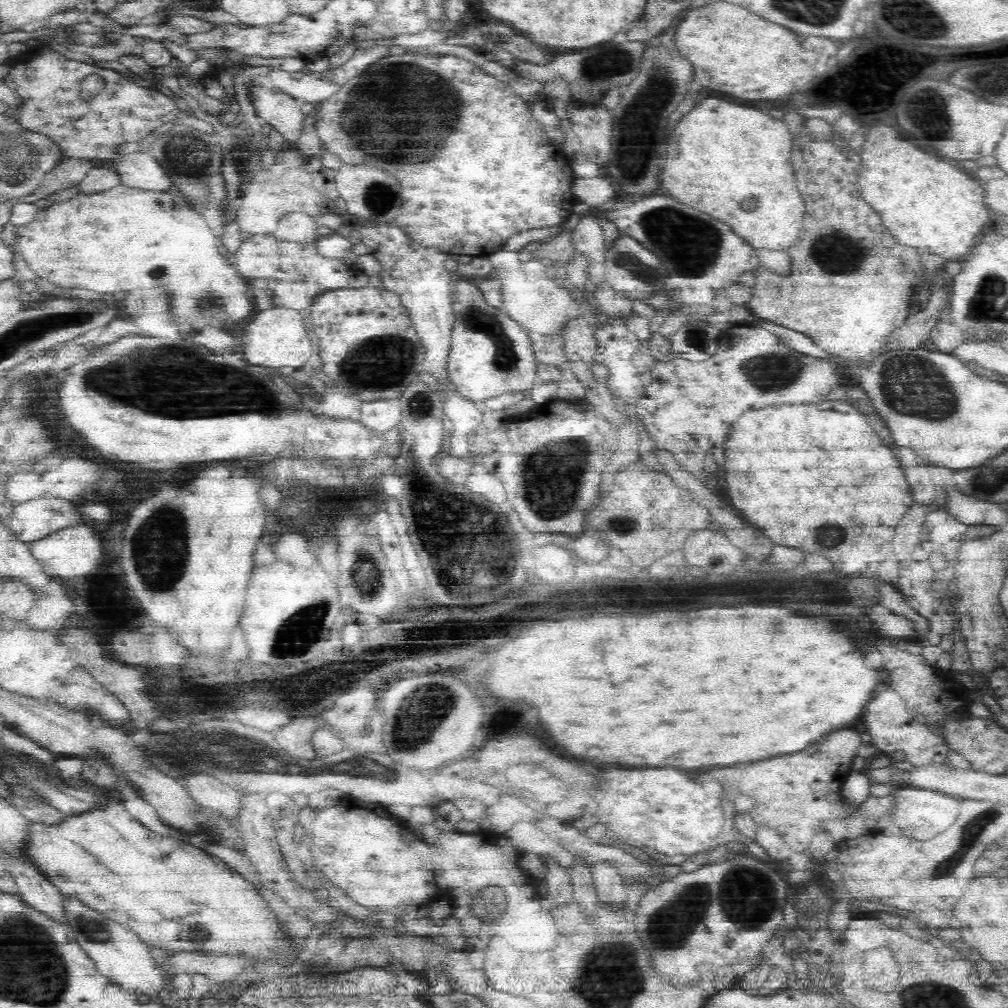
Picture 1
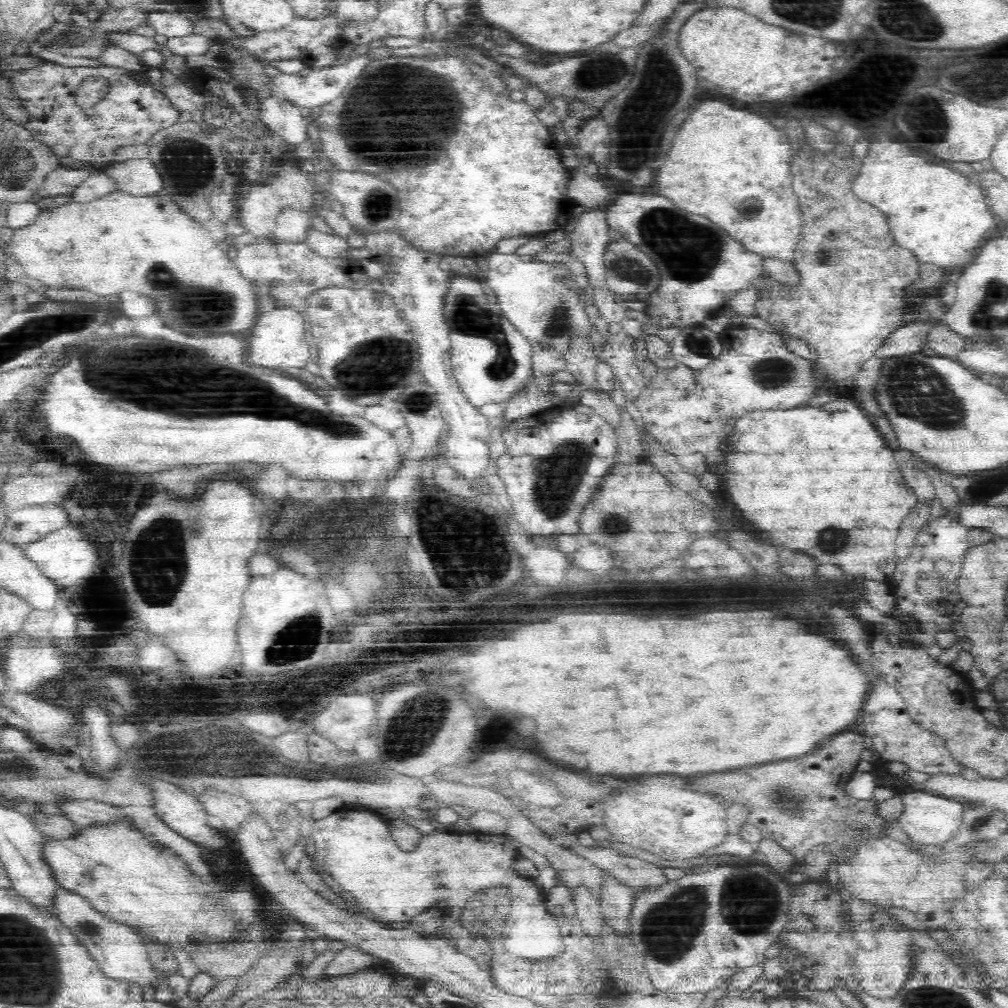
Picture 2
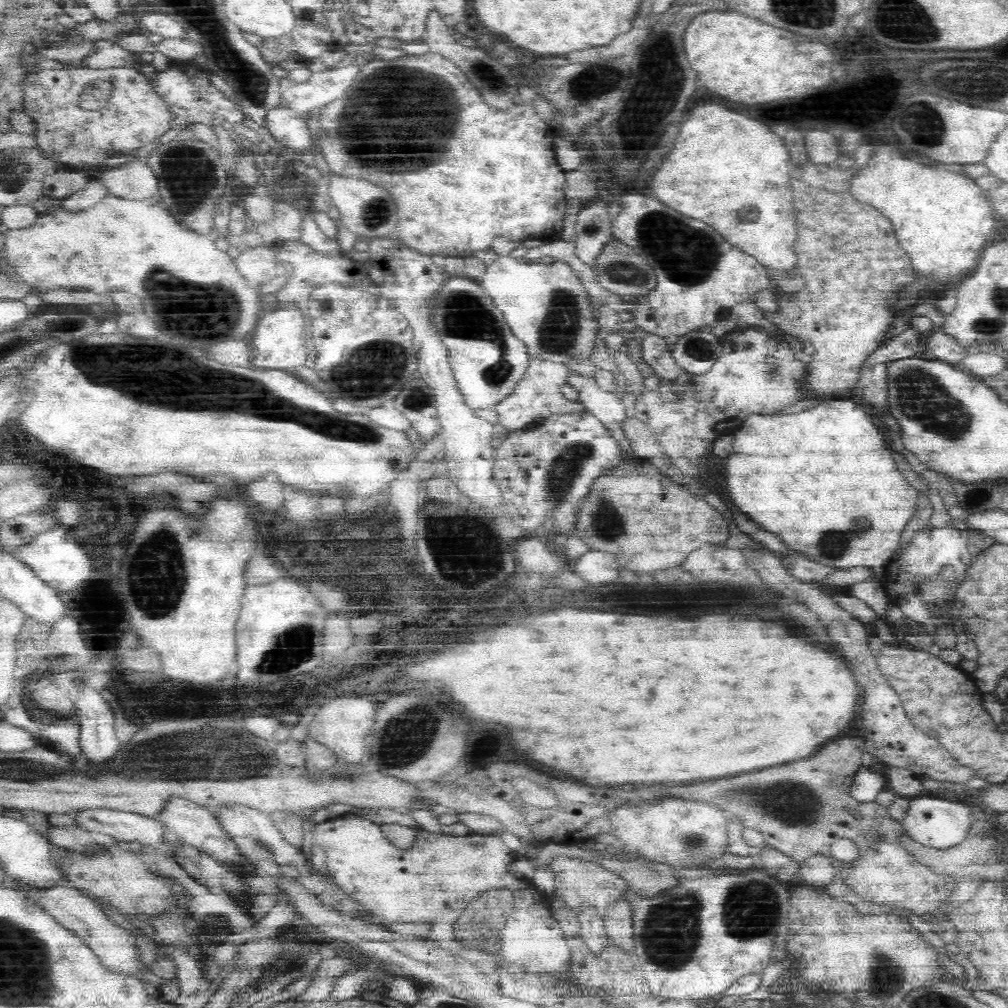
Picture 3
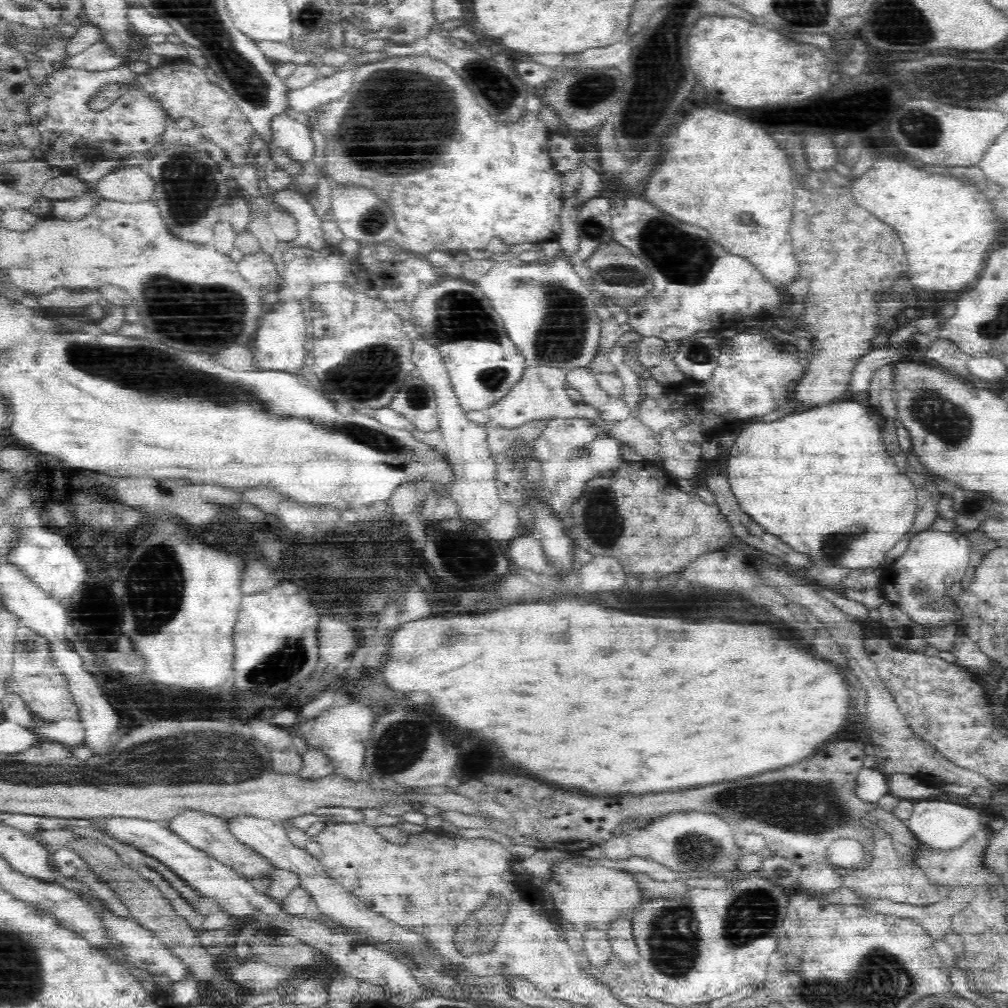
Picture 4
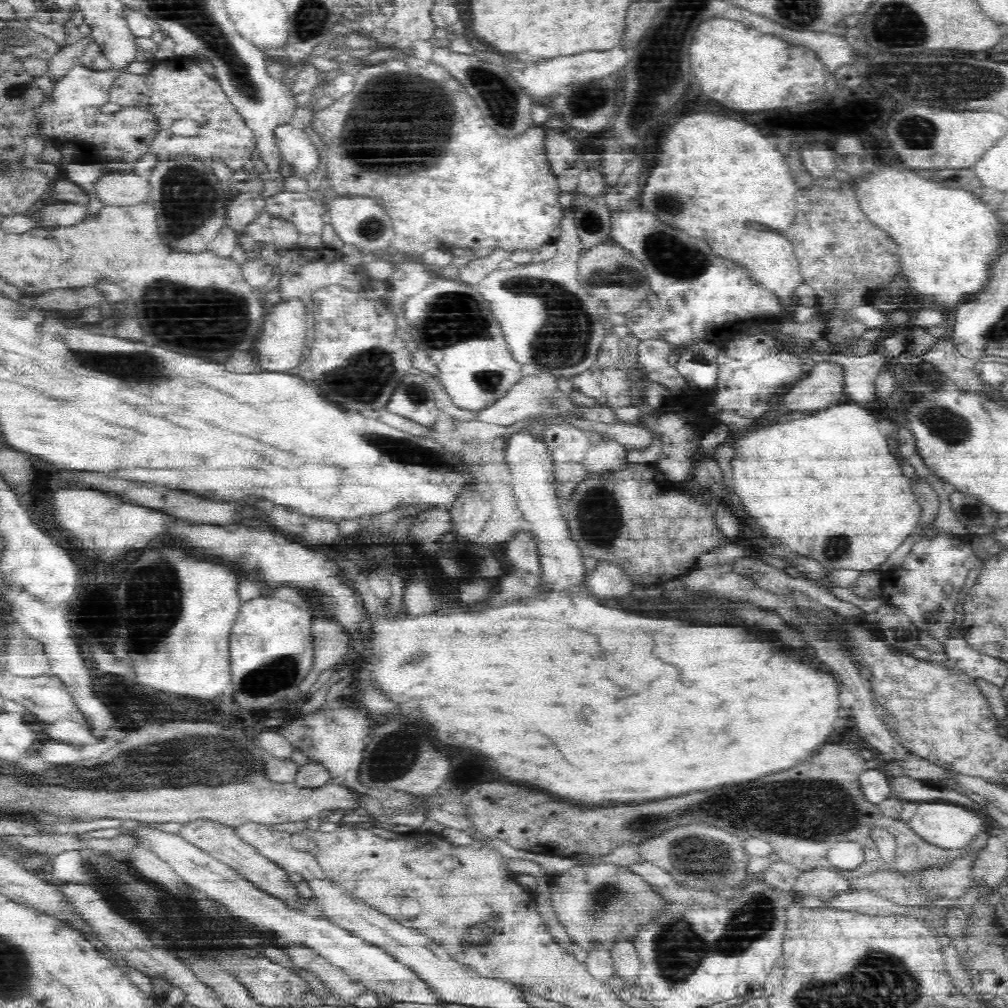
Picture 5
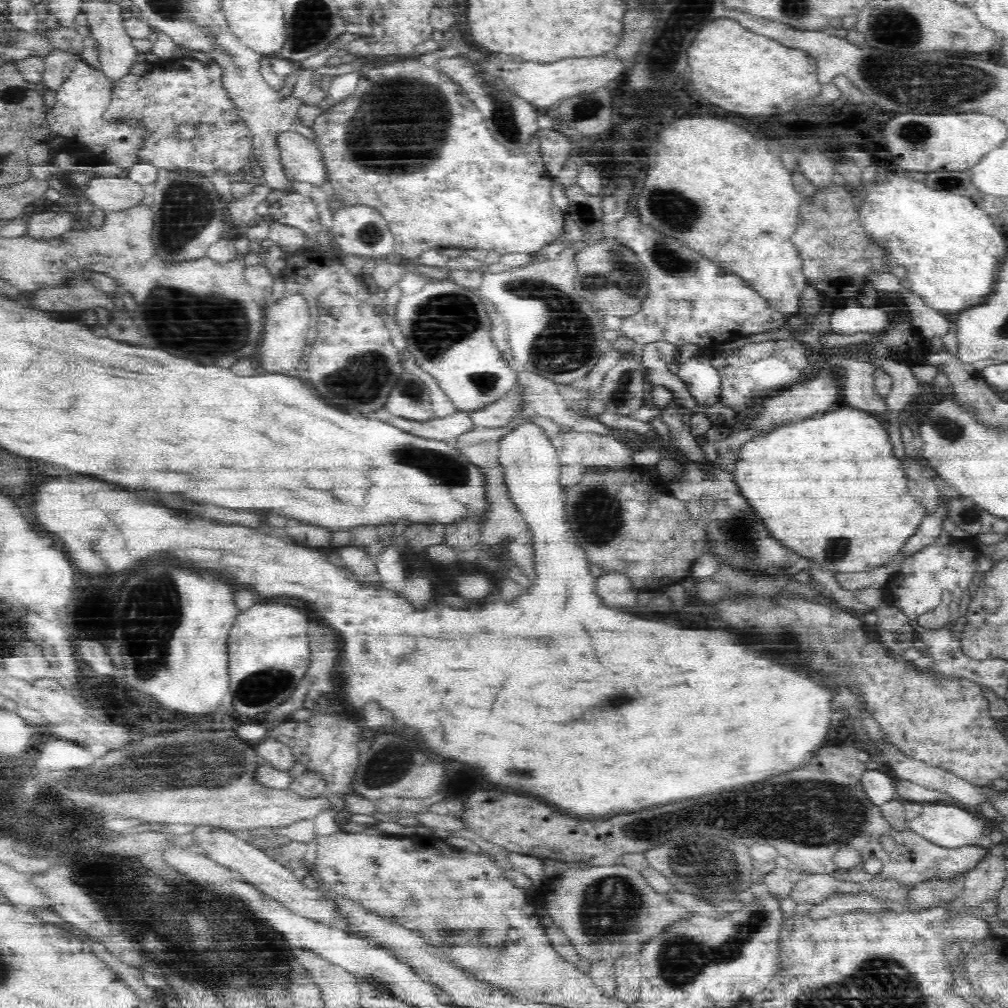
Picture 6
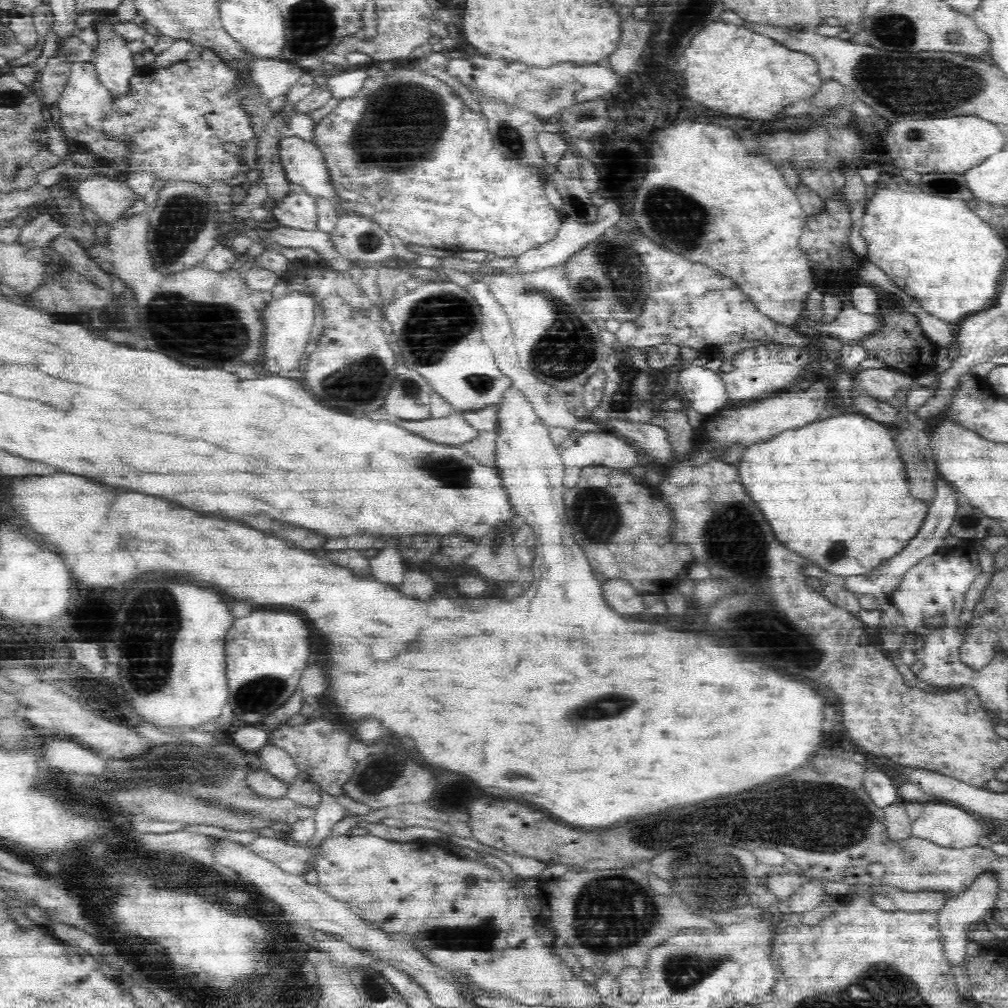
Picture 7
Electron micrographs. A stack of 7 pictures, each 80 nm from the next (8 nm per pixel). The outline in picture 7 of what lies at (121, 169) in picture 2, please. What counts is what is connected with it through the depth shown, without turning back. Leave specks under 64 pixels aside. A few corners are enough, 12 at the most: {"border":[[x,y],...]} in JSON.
{"border":[[106,174],[75,184],[84,206],[110,223],[140,198]]}

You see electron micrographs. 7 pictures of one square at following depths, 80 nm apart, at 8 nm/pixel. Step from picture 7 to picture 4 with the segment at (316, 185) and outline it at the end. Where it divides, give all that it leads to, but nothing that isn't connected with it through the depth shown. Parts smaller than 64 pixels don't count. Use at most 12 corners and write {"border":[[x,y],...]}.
{"border":[[288,110],[270,118],[272,141],[296,161],[314,154],[310,128]]}

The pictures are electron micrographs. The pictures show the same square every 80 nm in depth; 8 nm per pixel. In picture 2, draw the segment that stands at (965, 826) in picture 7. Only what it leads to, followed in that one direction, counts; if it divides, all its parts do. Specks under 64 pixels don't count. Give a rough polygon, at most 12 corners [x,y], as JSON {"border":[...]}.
{"border":[[918,787],[898,792],[894,827],[913,843],[945,839],[964,801]]}

